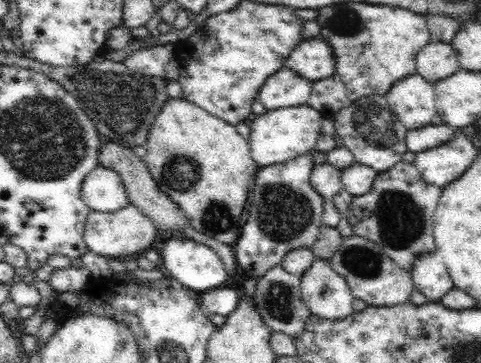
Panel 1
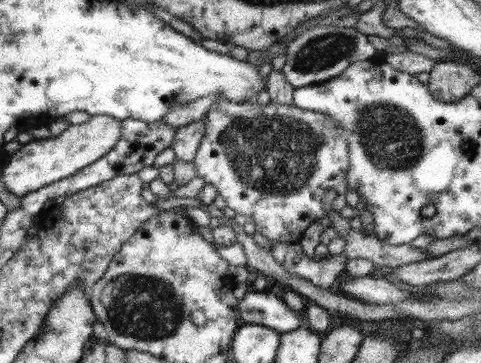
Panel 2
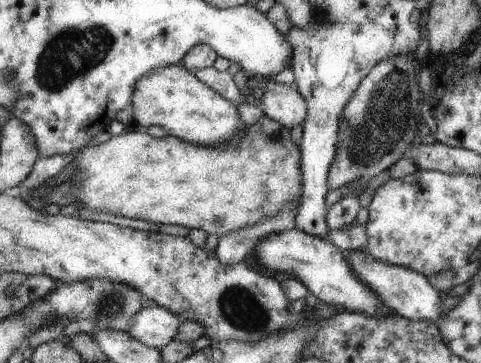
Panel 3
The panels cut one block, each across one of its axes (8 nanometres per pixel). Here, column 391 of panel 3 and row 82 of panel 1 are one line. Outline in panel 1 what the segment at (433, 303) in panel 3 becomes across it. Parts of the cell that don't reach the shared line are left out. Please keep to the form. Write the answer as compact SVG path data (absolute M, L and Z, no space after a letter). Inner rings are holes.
M284 66L260 88L258 100L266 106L266 110L304 106L310 100L312 84L314 82L298 76L294 70L288 70L288 66Z

